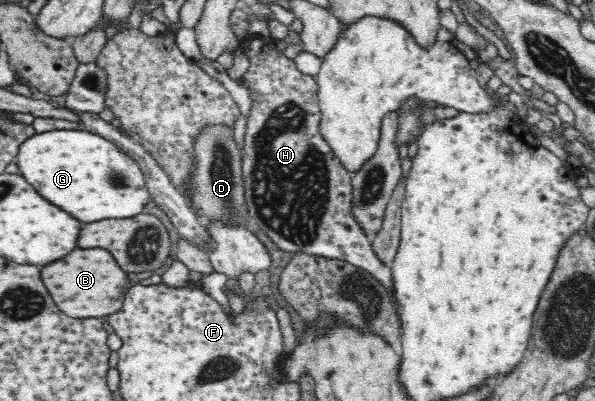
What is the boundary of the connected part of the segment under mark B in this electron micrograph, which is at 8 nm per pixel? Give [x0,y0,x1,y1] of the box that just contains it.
[41,248,133,319]

